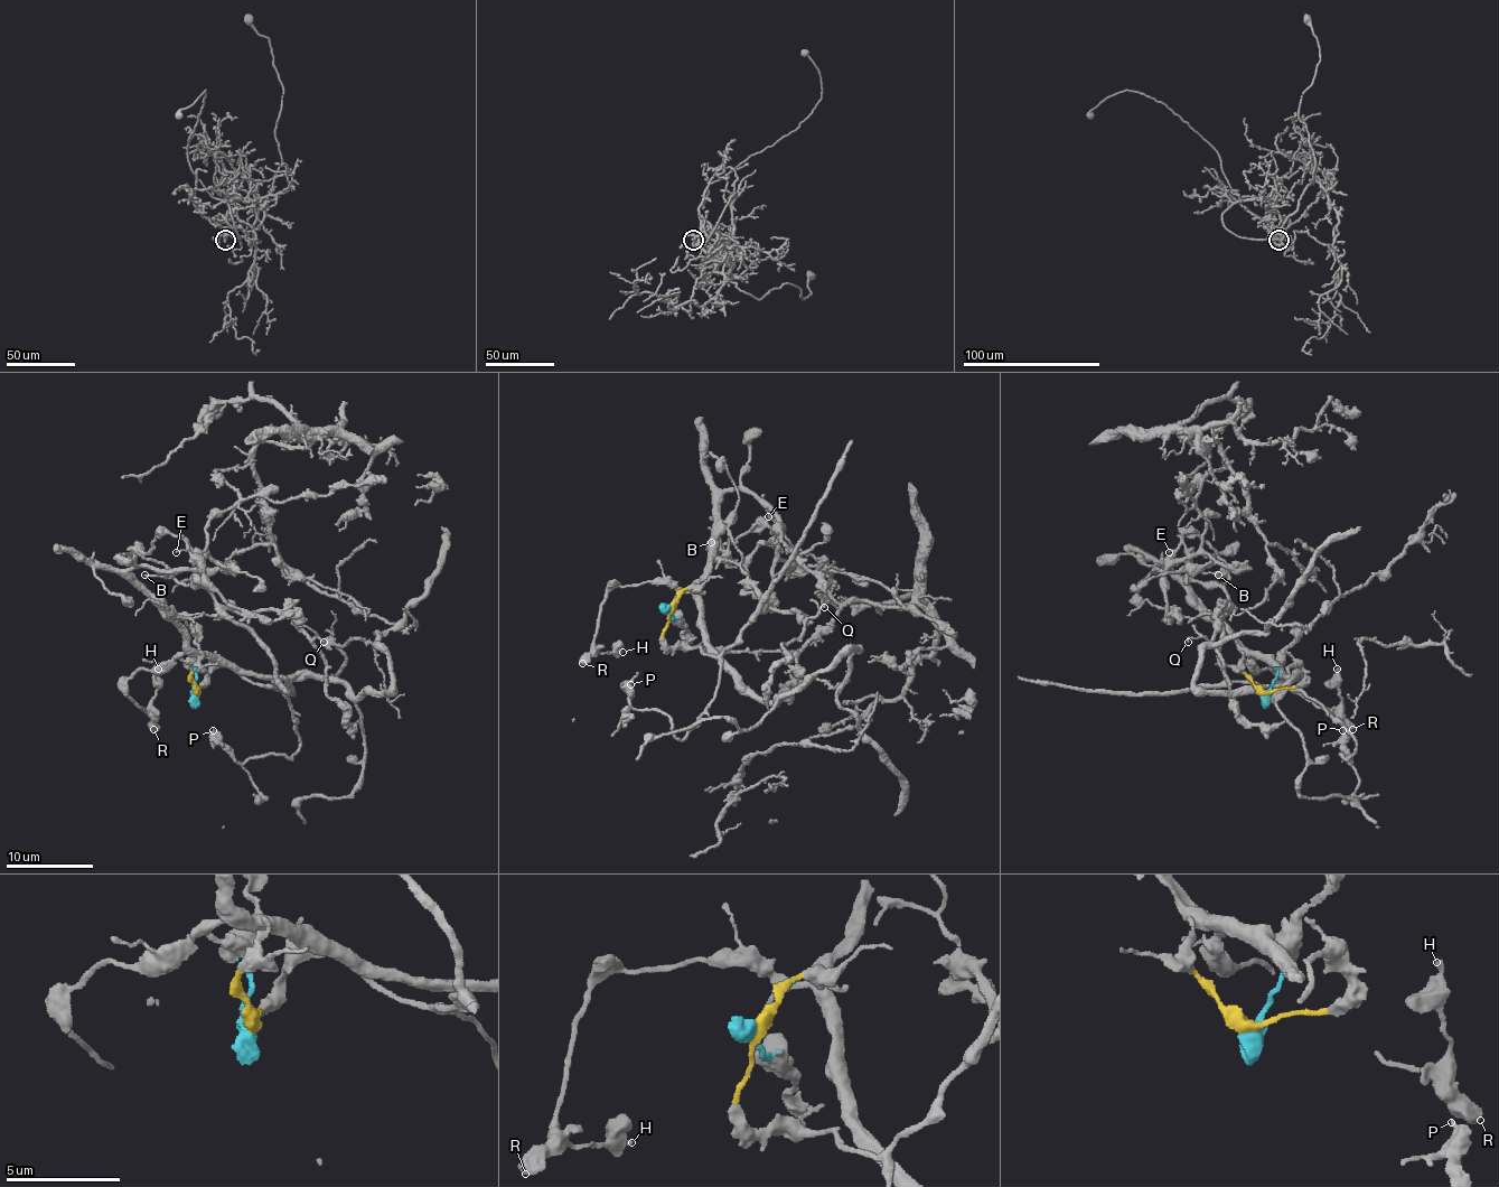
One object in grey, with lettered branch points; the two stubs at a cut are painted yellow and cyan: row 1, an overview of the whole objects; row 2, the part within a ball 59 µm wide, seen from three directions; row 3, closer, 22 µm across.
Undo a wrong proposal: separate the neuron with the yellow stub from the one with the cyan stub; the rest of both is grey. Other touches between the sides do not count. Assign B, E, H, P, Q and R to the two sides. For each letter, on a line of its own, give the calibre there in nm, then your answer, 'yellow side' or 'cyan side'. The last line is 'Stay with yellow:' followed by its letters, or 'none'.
B: calibre 130 nm; yellow side
E: calibre 120 nm; cyan side
H: calibre 280 nm; cyan side
P: calibre 550 nm; yellow side
Q: calibre 110 nm; yellow side
R: calibre 650 nm; cyan side
Stay with yellow: B, P, Q

